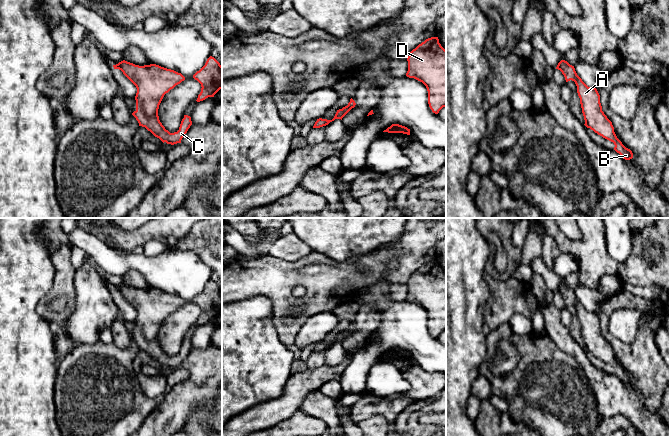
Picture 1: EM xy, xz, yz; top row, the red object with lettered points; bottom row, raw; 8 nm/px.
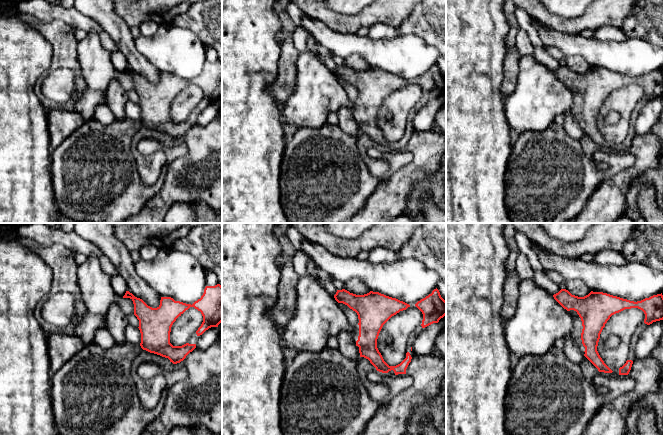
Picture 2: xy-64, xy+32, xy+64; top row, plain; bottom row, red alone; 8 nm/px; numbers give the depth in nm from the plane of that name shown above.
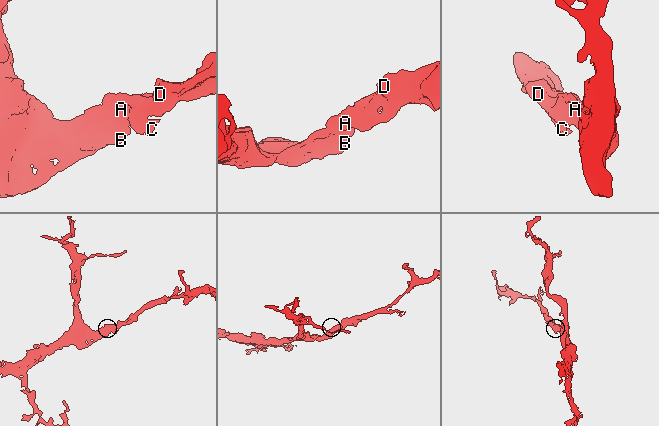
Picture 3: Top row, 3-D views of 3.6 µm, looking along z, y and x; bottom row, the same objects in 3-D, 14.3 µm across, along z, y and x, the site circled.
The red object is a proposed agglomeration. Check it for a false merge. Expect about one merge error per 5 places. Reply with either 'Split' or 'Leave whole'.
Leave whole

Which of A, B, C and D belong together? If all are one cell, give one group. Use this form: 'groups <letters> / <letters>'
groups A B C D

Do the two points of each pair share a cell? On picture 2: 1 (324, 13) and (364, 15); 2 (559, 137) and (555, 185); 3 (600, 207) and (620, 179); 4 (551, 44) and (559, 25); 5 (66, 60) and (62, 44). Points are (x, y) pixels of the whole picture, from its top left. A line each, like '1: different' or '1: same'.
1: same
2: same
3: same
4: different
5: same

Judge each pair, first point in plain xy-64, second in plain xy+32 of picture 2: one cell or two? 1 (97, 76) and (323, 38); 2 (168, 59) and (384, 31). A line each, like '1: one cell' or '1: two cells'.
1: two cells
2: two cells

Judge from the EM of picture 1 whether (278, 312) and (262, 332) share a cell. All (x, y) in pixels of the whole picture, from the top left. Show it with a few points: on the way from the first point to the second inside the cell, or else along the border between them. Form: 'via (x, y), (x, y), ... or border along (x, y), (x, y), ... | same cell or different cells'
border along (264, 296), (272, 301), (272, 317), (280, 340) | different cells

